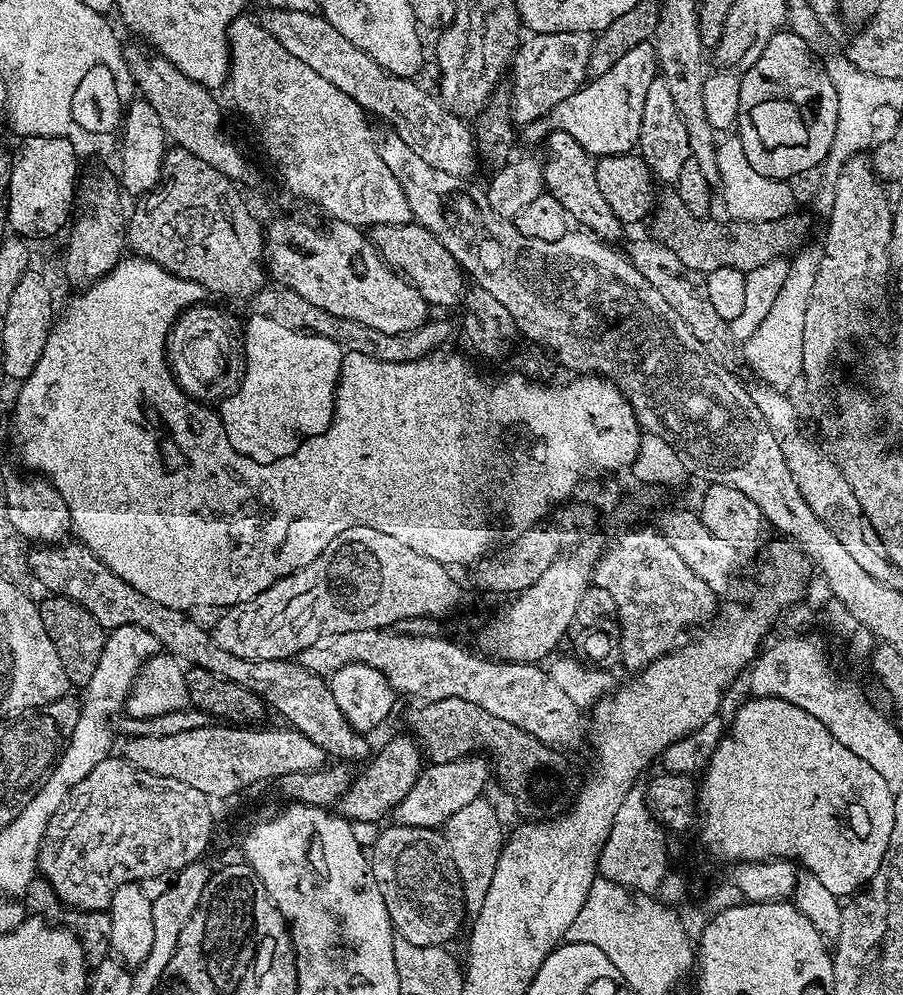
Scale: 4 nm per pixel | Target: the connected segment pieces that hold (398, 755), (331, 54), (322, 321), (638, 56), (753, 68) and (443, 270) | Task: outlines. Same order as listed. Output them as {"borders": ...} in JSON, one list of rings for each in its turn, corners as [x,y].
{"borders":[[[[411,735],[396,736],[388,740],[380,748],[380,753],[373,755],[363,765],[364,773],[353,779],[352,785],[341,794],[334,808],[340,816],[353,825],[372,824],[380,820],[384,815],[391,813],[410,794],[412,787],[416,785],[417,778],[422,771],[422,749]]],[[[265,7],[265,12],[258,16],[258,23],[267,30],[294,58],[306,62],[310,70],[322,74],[326,82],[334,82],[342,94],[346,94],[365,113],[377,116],[388,123],[387,127],[418,154],[425,162],[430,162],[434,170],[446,170],[446,174],[454,174],[465,178],[471,177],[472,160],[474,164],[474,132],[468,128],[463,119],[453,115],[435,95],[432,96],[415,79],[390,74],[382,66],[370,58],[350,38],[342,38],[334,26],[325,20],[323,15],[315,11],[298,12],[296,10]]],[[[266,286],[258,291],[248,302],[249,311],[252,314],[272,319],[281,327],[315,334],[328,338],[340,345],[343,351],[369,355],[370,358],[377,358],[382,362],[410,362],[420,357],[427,356],[435,351],[435,348],[443,347],[454,334],[454,326],[448,320],[428,321],[417,331],[403,331],[402,334],[383,334],[382,330],[371,329],[360,322],[352,319],[339,318],[322,307],[315,306],[298,294],[297,291],[290,291],[289,288],[279,286]]],[[[651,43],[634,46],[606,70],[606,74],[589,79],[583,88],[579,88],[570,98],[562,98],[554,110],[547,116],[523,125],[524,140],[536,144],[547,139],[549,132],[565,132],[574,138],[588,152],[589,156],[623,156],[633,151],[640,138],[642,126],[642,106],[646,106],[646,93],[650,82],[658,79],[656,50]]],[[[781,30],[773,34],[770,42],[767,42],[762,56],[758,58],[753,65],[745,67],[740,76],[740,97],[738,98],[738,118],[736,119],[735,131],[738,135],[738,141],[742,150],[746,154],[746,162],[750,162],[750,166],[754,166],[754,170],[758,170],[758,174],[769,176],[775,180],[791,181],[792,176],[796,176],[799,172],[808,172],[811,168],[816,168],[825,163],[828,158],[828,151],[834,142],[834,130],[838,126],[838,94],[834,90],[834,82],[828,77],[828,70],[811,52],[809,46],[789,30]]],[[[415,222],[373,224],[367,229],[366,235],[380,251],[381,258],[408,279],[429,305],[452,308],[461,303],[466,291],[466,273],[454,258],[454,254],[450,254],[450,250],[446,250],[446,246],[442,246],[442,242],[438,242],[438,238],[434,238],[428,228]]]]}

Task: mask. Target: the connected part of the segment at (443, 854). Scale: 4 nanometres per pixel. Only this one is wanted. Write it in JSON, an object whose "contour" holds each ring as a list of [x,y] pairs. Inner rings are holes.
{"contour":[[[393,823],[391,827],[377,838],[372,852],[370,848],[370,863],[374,878],[378,882],[378,890],[382,890],[382,898],[386,902],[393,929],[400,938],[412,942],[414,946],[447,945],[447,940],[459,930],[464,916],[466,920],[466,909],[464,894],[460,891],[459,880],[456,879],[456,870],[448,857],[443,831],[398,823]],[[396,892],[400,892],[401,898],[408,904],[396,904]]]}

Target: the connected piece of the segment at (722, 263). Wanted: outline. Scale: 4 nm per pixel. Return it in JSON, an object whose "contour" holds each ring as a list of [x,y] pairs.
{"contour":[[[674,190],[659,196],[650,216],[651,239],[666,246],[684,266],[705,274],[720,267],[732,267],[742,273],[763,266],[775,259],[788,258],[805,247],[808,220],[804,216],[789,214],[773,220],[712,220],[693,215]]]}

